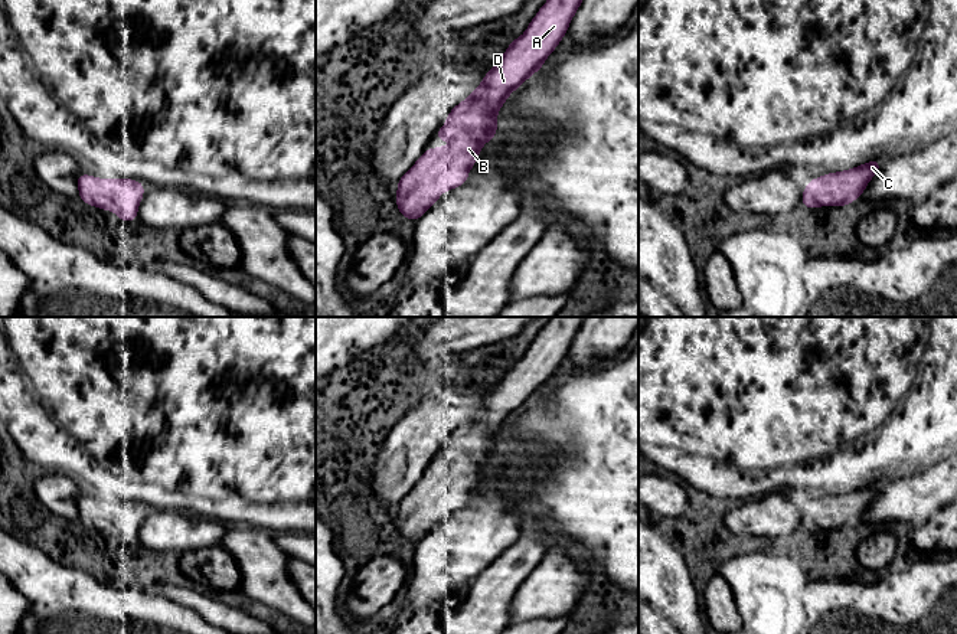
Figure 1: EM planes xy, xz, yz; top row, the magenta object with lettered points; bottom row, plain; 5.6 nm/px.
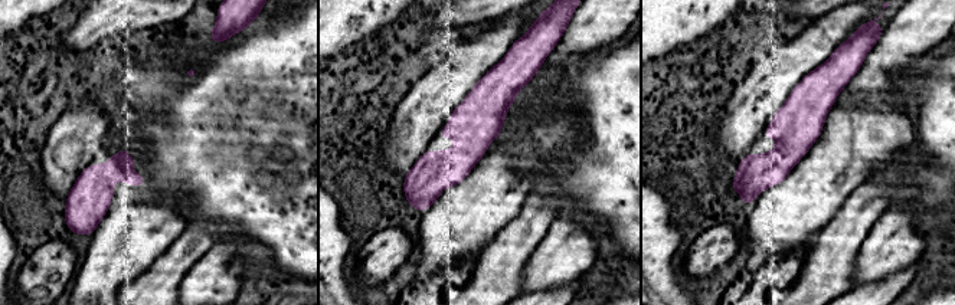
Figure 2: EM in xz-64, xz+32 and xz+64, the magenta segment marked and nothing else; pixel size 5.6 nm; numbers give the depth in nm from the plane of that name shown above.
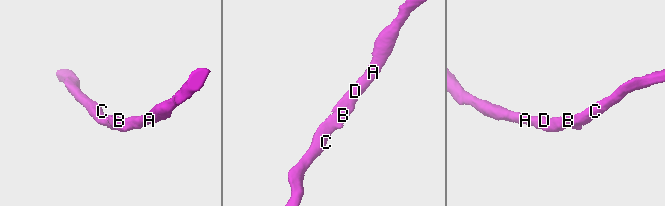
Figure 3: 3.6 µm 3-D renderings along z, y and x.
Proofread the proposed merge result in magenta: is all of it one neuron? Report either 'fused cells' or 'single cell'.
single cell

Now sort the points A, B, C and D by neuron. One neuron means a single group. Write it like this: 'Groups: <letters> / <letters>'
Groups: A B C D

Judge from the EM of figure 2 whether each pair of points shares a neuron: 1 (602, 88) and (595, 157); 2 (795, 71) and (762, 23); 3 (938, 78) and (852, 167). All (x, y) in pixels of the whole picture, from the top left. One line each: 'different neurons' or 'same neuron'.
1: same neuron
2: different neurons
3: different neurons

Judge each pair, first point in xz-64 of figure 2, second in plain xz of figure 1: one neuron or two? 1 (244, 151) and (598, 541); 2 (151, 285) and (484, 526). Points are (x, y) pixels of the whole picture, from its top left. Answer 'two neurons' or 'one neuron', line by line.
1: one neuron
2: two neurons

